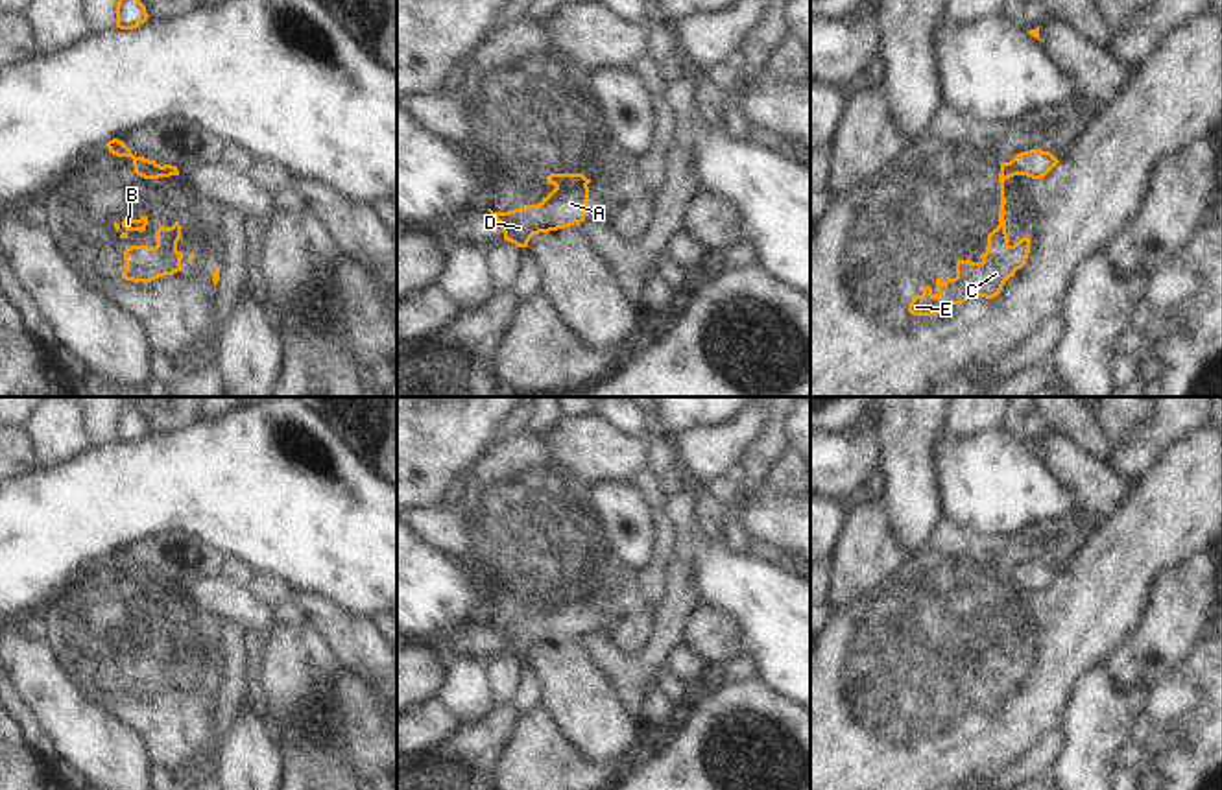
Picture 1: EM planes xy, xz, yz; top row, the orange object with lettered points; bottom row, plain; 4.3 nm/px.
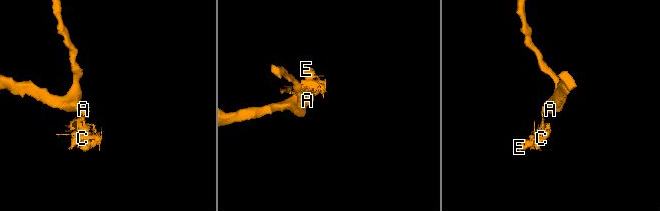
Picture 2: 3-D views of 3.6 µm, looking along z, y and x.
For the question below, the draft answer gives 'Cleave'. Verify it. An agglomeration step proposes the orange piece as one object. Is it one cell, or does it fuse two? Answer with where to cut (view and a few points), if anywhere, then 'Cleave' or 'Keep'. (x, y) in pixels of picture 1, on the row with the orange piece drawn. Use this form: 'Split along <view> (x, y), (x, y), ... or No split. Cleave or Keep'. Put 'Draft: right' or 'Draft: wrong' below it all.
Split along xz (586, 183), (560, 183), (556, 187). Cleave
Draft: right

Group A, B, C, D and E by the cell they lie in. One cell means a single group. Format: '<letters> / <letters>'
A D / B C E

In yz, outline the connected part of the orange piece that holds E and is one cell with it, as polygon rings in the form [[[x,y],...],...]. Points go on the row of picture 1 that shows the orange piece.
[[[1000,162],[1000,212],[999,225],[988,234],[986,251],[980,255],[980,262],[958,260],[954,279],[936,279],[938,293],[932,293],[930,286],[923,288],[921,295],[914,295],[908,305],[912,316],[938,316],[943,308],[962,305],[967,299],[978,295],[993,299],[1000,293],[1004,282],[1015,275],[1026,264],[1030,253],[1030,238],[1024,236],[1013,245],[1006,233],[1004,205],[1004,181],[1021,175],[1021,172]]]

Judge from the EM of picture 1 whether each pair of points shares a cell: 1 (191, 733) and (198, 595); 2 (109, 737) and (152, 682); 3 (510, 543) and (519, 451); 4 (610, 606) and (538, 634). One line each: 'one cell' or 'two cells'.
1: two cells
2: two cells
3: one cell
4: one cell

